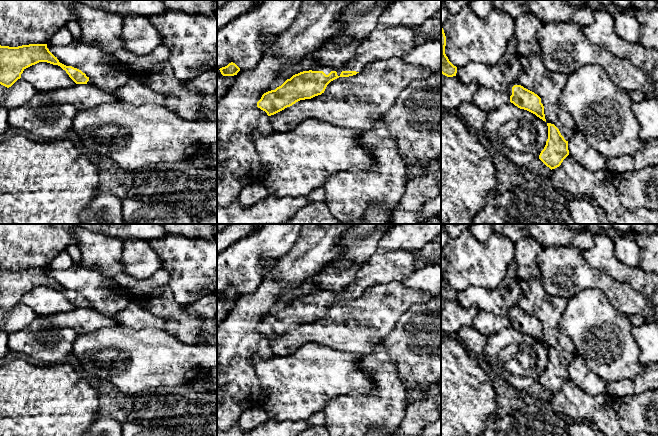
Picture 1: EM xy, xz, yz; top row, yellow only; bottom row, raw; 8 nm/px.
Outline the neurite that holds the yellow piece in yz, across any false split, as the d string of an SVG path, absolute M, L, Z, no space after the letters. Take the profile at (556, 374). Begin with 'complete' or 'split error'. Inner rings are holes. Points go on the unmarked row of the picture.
complete | M551 347L548 350L548 363L539 383L551 394L559 391L569 379L568 365L561 359L559 353Z

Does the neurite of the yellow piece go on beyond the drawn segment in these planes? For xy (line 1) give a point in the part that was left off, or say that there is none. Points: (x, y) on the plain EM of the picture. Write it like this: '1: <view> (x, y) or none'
1: none

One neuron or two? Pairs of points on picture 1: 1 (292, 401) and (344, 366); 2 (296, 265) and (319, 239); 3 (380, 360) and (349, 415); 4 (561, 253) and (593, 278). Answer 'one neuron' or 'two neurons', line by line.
1: one neuron
2: one neuron
3: one neuron
4: one neuron

